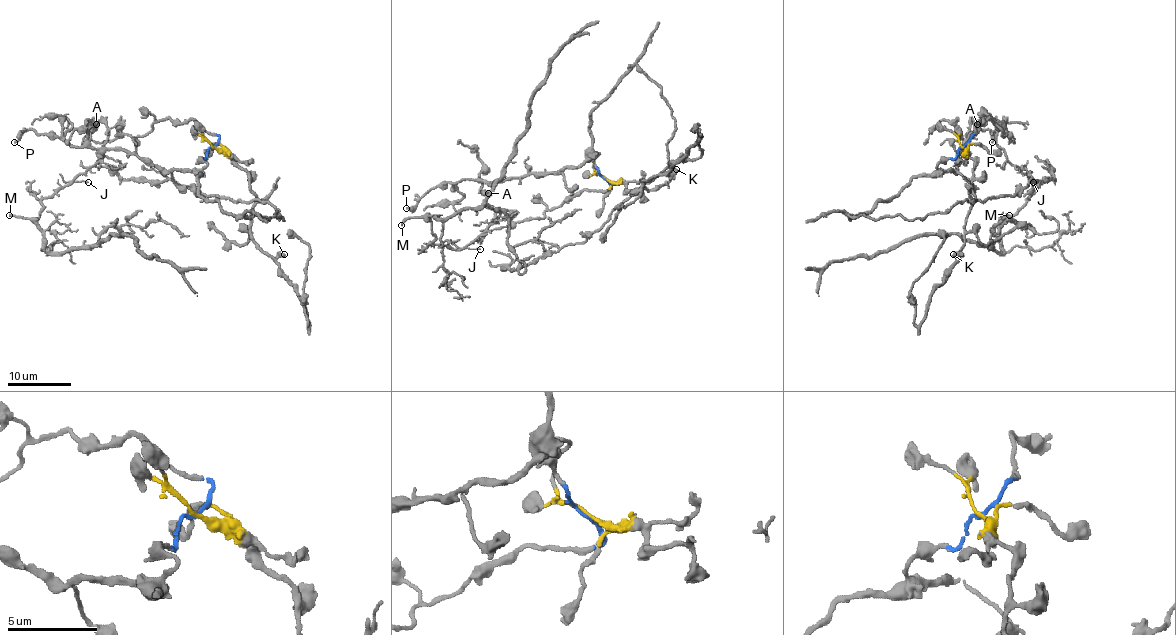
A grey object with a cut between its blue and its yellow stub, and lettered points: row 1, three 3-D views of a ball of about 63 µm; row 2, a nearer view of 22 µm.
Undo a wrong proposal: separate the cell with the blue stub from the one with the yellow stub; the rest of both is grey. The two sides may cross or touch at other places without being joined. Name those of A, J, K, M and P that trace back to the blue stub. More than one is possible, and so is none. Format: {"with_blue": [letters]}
{"with_blue": ["A", "J", "M", "P"]}

